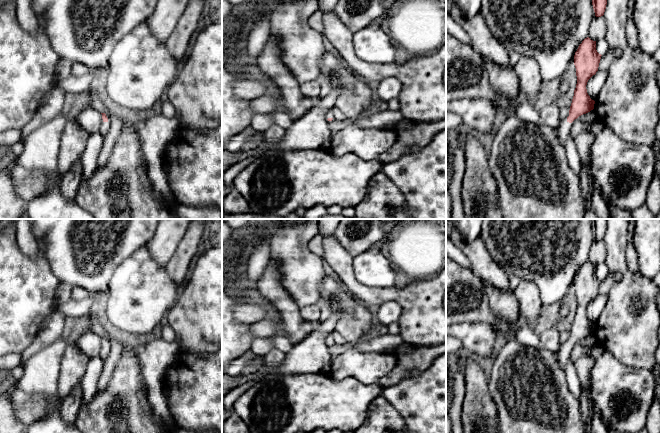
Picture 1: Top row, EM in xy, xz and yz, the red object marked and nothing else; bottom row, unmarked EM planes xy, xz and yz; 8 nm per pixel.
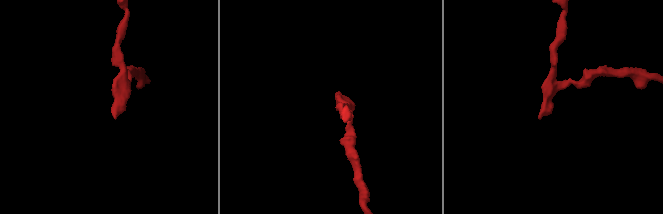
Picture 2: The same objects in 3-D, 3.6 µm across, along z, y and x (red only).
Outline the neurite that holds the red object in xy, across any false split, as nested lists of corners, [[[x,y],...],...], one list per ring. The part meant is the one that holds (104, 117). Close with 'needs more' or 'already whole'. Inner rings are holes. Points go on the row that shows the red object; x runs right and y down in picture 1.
[[[101,113],[101,114],[102,114],[102,119],[103,119],[103,124],[99,130],[99,133],[101,134],[103,138],[105,138],[109,132],[110,124],[108,122],[108,118],[106,114],[105,113]]]; needs more

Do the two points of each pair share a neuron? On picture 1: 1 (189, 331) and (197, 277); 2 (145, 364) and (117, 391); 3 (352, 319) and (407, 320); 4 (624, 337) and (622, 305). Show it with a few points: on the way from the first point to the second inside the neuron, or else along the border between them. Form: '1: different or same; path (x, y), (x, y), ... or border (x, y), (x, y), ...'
1: same; path (197, 318), (197, 290)
2: different; border (133, 347), (133, 358), (137, 363), (145, 393)
3: different; border (349, 297), (362, 301), (370, 308)
4: same; path (620, 329), (622, 327), (622, 313)

